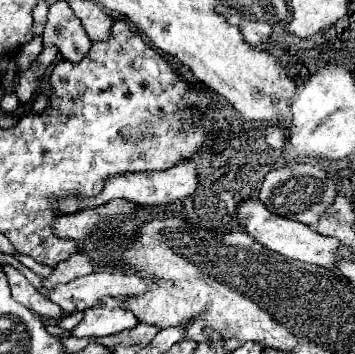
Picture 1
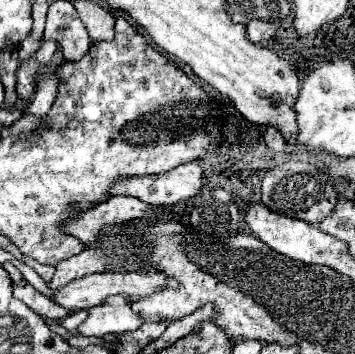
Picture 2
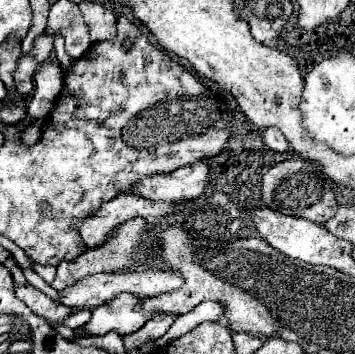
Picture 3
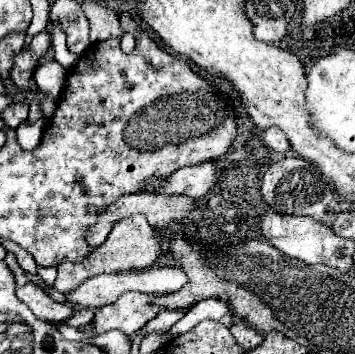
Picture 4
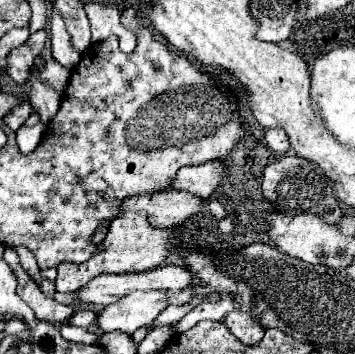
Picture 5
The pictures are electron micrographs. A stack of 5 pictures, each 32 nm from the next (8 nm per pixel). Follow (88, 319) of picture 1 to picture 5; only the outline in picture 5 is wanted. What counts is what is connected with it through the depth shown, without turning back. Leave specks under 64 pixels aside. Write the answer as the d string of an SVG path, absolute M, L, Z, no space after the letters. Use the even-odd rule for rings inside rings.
M130 292L122 296L116 304L110 304L96 316L96 324L100 332L110 332L110 330L120 330L126 334L134 334L138 328L144 328L156 320L156 316L166 308L164 300L168 300L170 292Z

